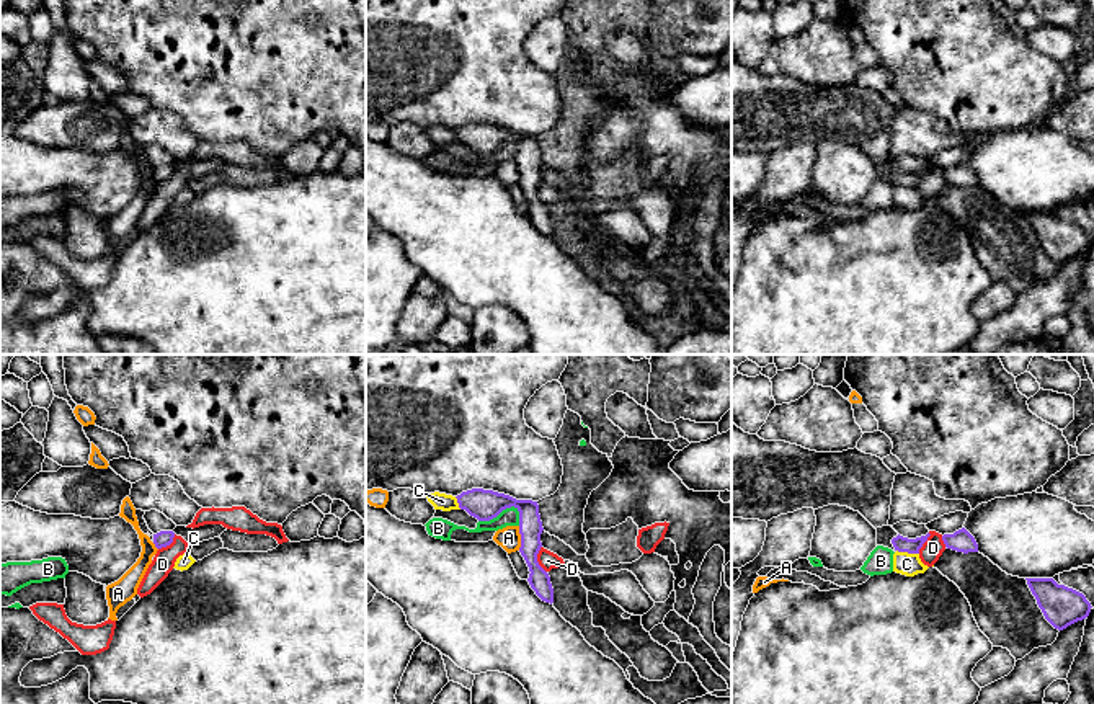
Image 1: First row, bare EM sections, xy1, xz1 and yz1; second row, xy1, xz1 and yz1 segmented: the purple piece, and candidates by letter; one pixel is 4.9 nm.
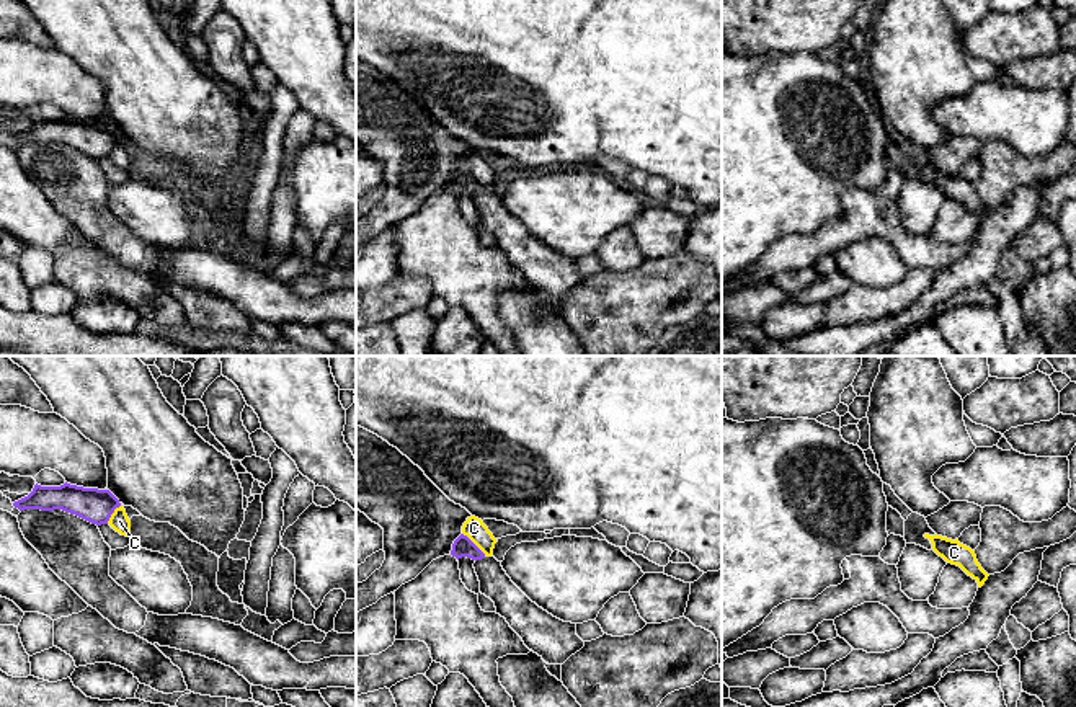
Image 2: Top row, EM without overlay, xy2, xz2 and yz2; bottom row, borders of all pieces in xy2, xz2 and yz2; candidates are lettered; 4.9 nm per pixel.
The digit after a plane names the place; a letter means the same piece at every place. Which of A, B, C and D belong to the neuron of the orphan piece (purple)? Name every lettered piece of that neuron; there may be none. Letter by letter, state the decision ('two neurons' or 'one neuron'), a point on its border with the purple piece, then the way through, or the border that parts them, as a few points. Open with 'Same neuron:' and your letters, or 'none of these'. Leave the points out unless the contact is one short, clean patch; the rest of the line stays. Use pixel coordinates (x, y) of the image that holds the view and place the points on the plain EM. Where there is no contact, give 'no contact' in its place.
Same neuron: none of these
A: two neurons; contact xz1 (521, 172)
B: two neurons; contact xz1 (498, 147)
C: two neurons; contact xz2 (474, 178)
D: two neurons; contact xz1 (536, 193); border xz1 (541, 180), (538, 198), (546, 206)

